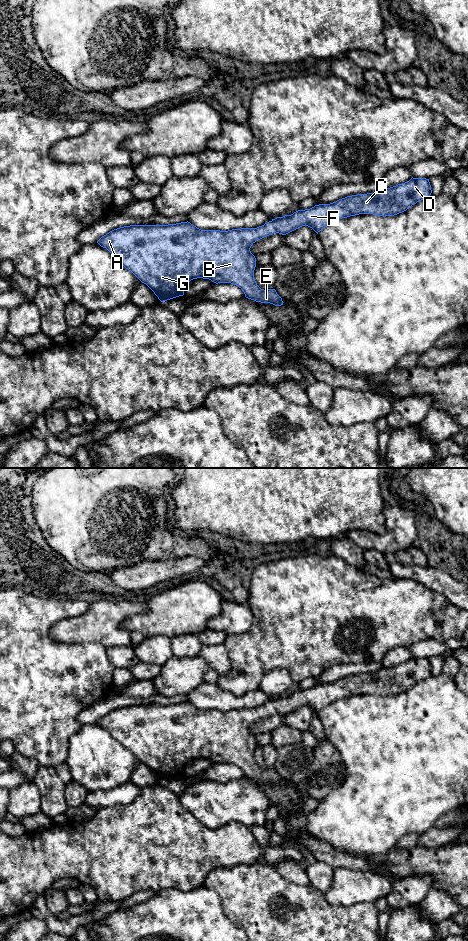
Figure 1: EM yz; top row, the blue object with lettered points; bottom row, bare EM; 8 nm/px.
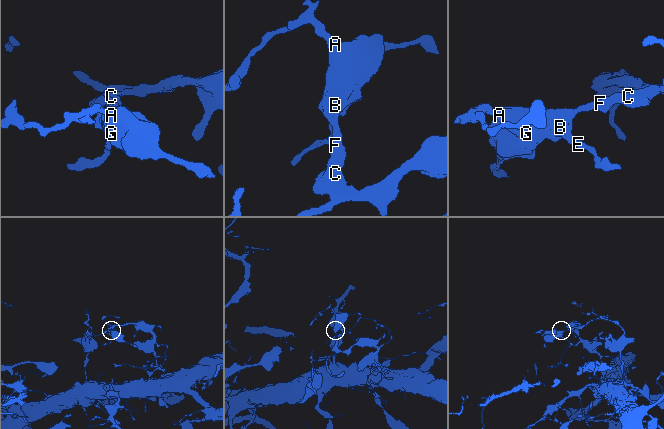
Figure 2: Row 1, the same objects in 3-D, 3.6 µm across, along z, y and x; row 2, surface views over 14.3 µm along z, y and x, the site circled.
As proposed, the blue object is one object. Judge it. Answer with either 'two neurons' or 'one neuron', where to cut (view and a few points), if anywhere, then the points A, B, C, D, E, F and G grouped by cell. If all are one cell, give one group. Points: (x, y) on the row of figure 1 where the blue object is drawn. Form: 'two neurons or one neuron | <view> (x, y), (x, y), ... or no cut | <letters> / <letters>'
one neuron | no cut | A B C D E F G

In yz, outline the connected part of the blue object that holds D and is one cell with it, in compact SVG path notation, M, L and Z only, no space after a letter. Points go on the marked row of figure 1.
M412 177L405 183L390 188L382 187L374 193L347 196L330 204L298 210L291 215L272 219L257 228L201 230L188 221L168 225L130 225L110 231L97 243L146 284L161 302L183 296L184 288L191 280L203 278L216 284L234 284L242 289L248 299L281 306L283 301L276 290L261 289L254 279L256 258L250 248L257 240L275 232L286 235L302 226L308 226L318 234L338 219L359 214L394 216L426 199L431 193L429 179Z

